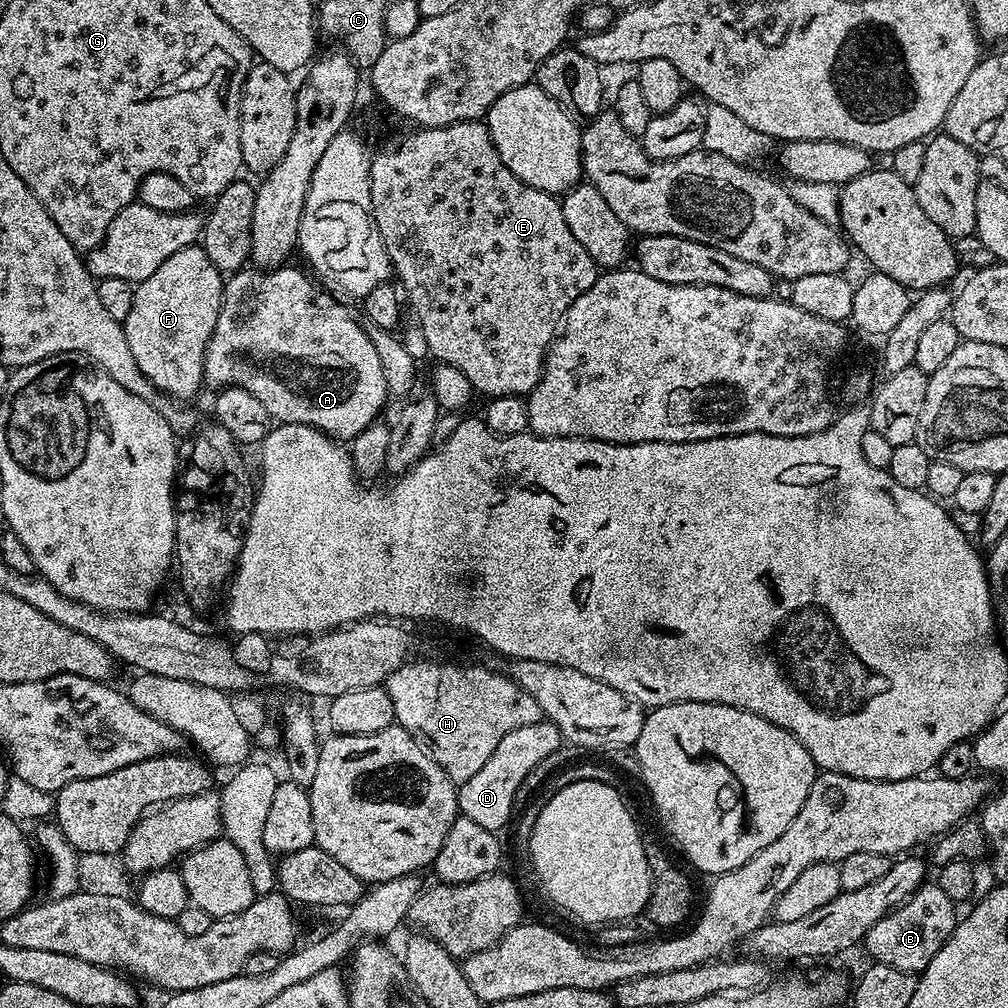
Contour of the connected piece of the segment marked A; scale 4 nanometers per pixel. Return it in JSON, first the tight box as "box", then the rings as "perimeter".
{"box":[204,266,390,442],"perimeter":[[[248,266],[239,272],[231,273],[225,279],[224,301],[220,307],[218,322],[214,326],[214,334],[210,336],[210,342],[204,355],[204,379],[209,385],[212,383],[213,389],[216,390],[231,387],[250,390],[250,394],[254,394],[254,398],[258,398],[258,402],[262,402],[262,406],[266,406],[266,410],[270,410],[273,421],[281,424],[305,424],[311,428],[317,428],[319,432],[326,433],[337,442],[350,442],[355,436],[362,434],[362,430],[366,430],[366,426],[375,424],[381,419],[380,411],[383,410],[384,403],[389,403],[390,400],[386,378],[382,374],[382,366],[378,362],[374,342],[370,342],[364,324],[361,321],[356,321],[348,313],[347,306],[339,304],[335,300],[337,297],[331,291],[321,287],[307,271],[304,271],[305,273],[299,272],[298,269],[292,267],[285,266],[261,270],[255,266]]]}

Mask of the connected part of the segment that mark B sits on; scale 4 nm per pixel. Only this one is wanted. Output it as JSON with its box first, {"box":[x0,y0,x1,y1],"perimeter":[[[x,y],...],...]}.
{"box":[862,882,957,974],"perimeter":[[[925,882],[920,889],[904,904],[900,904],[892,912],[888,912],[864,935],[862,948],[872,955],[877,964],[894,966],[903,972],[919,974],[926,966],[930,966],[930,958],[942,950],[942,946],[956,929],[957,901],[946,898],[935,882]]]}

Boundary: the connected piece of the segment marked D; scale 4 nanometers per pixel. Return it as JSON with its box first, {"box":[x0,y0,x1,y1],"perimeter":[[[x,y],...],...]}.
{"box":[458,719,562,833],"perimeter":[[[540,719],[530,726],[518,726],[518,730],[510,730],[498,742],[498,747],[474,775],[458,788],[459,815],[470,818],[470,822],[478,822],[478,826],[486,826],[486,830],[499,833],[513,819],[514,793],[518,786],[542,758],[550,758],[562,747],[562,737],[558,726],[554,726],[546,719]]]}

